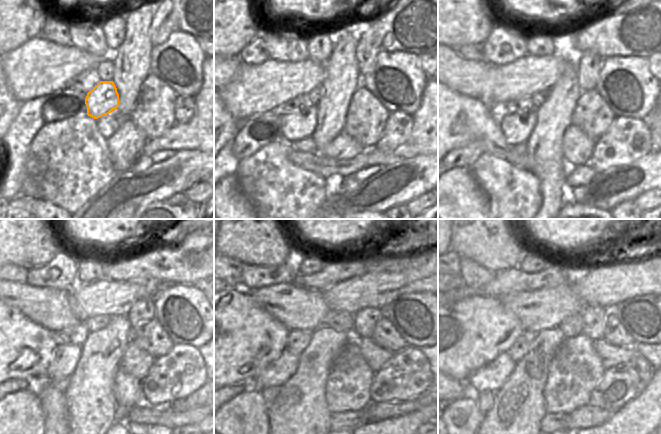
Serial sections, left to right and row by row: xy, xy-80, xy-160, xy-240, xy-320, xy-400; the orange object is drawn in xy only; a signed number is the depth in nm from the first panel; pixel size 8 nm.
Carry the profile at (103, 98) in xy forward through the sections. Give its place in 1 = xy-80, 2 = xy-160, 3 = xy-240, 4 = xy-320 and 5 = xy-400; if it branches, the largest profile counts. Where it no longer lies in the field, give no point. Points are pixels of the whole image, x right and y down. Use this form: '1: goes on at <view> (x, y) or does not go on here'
1: goes on at xy-80 (294, 126)
2: goes on at xy-160 (516, 128)
3: goes on at xy-240 (65, 357)
4: goes on at xy-320 (278, 371)
5: goes on at xy-400 (491, 377)

